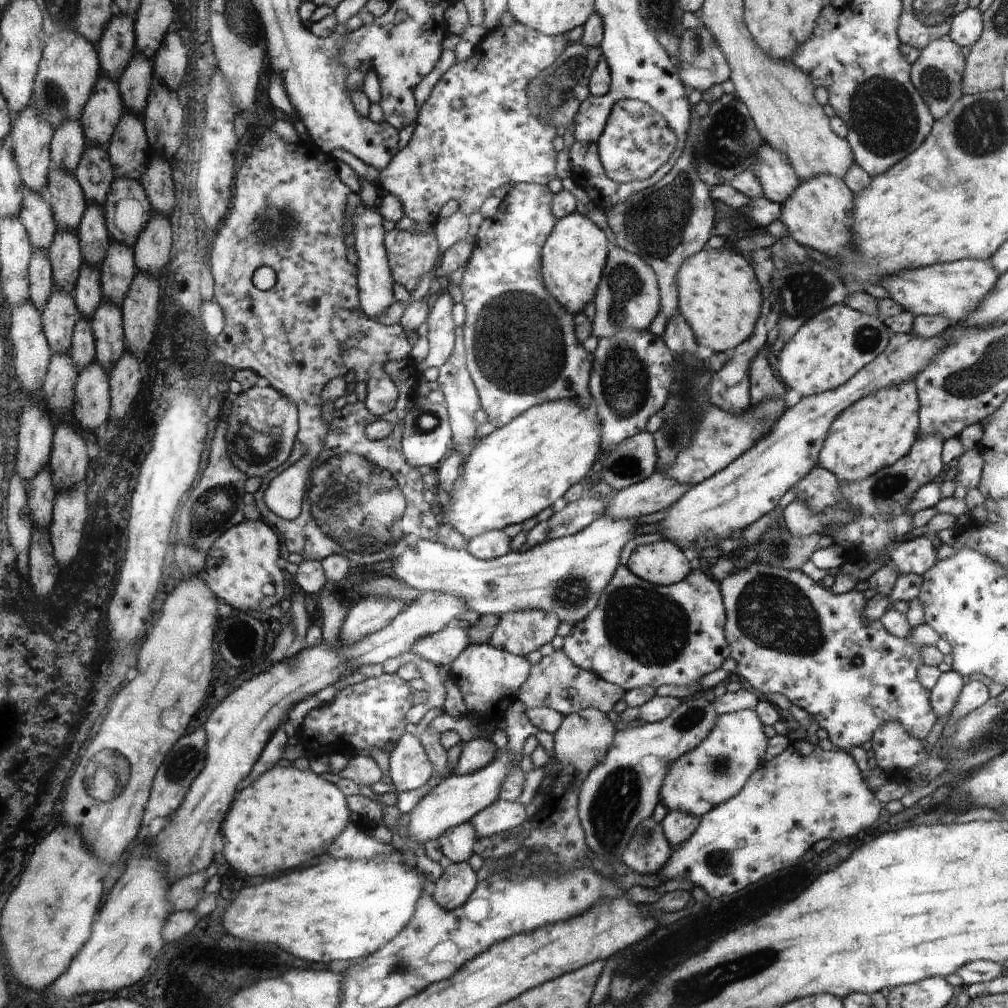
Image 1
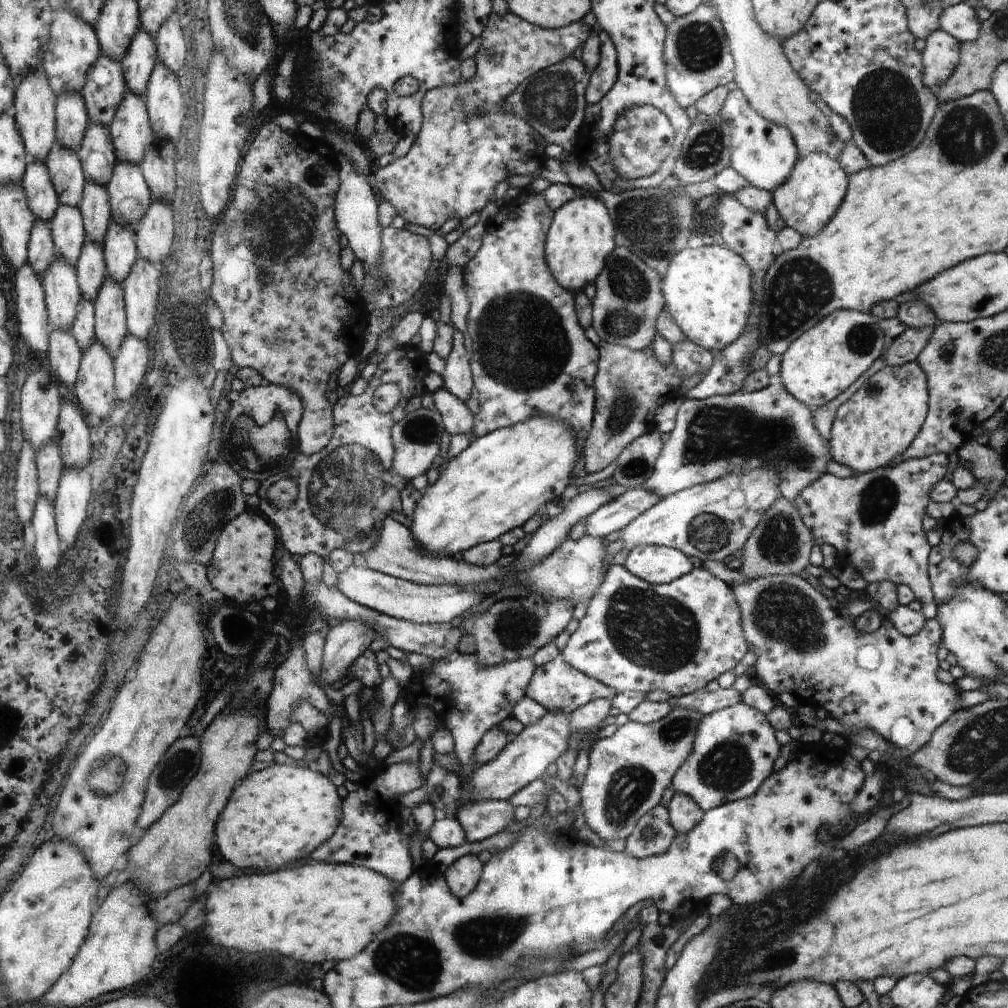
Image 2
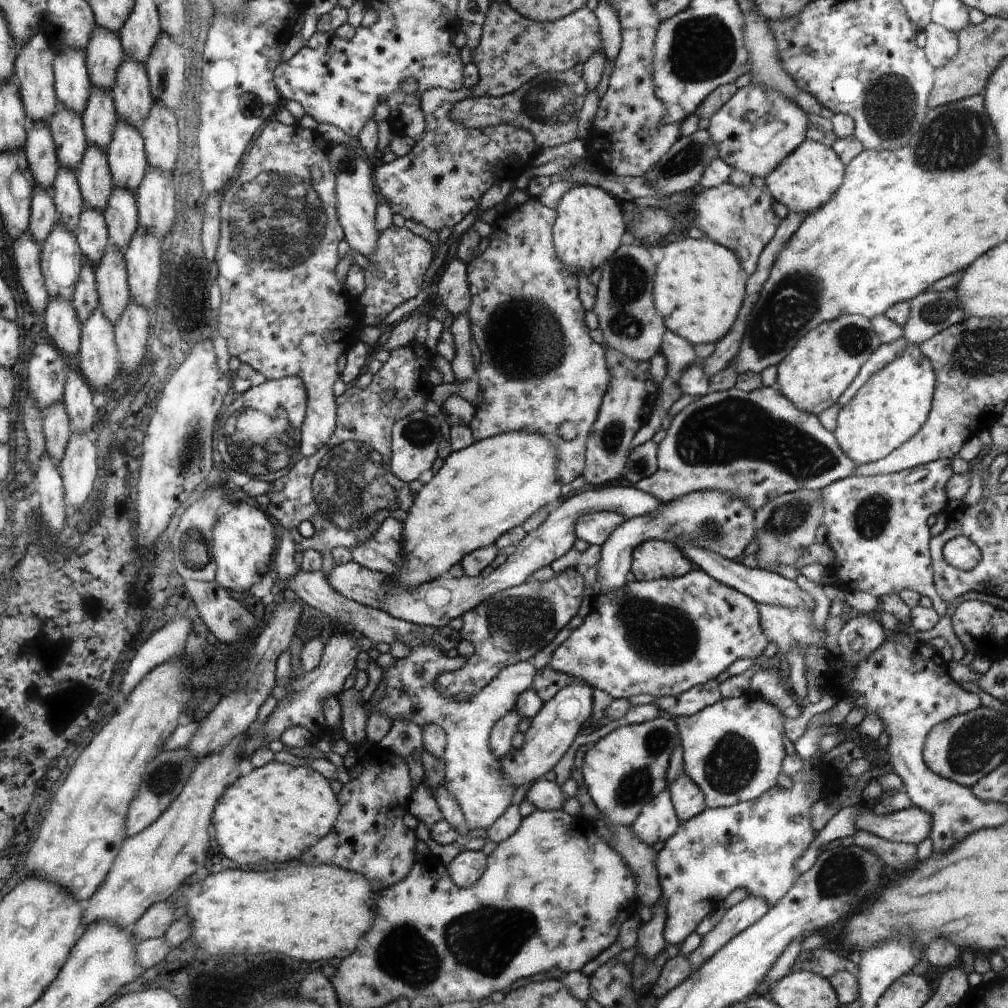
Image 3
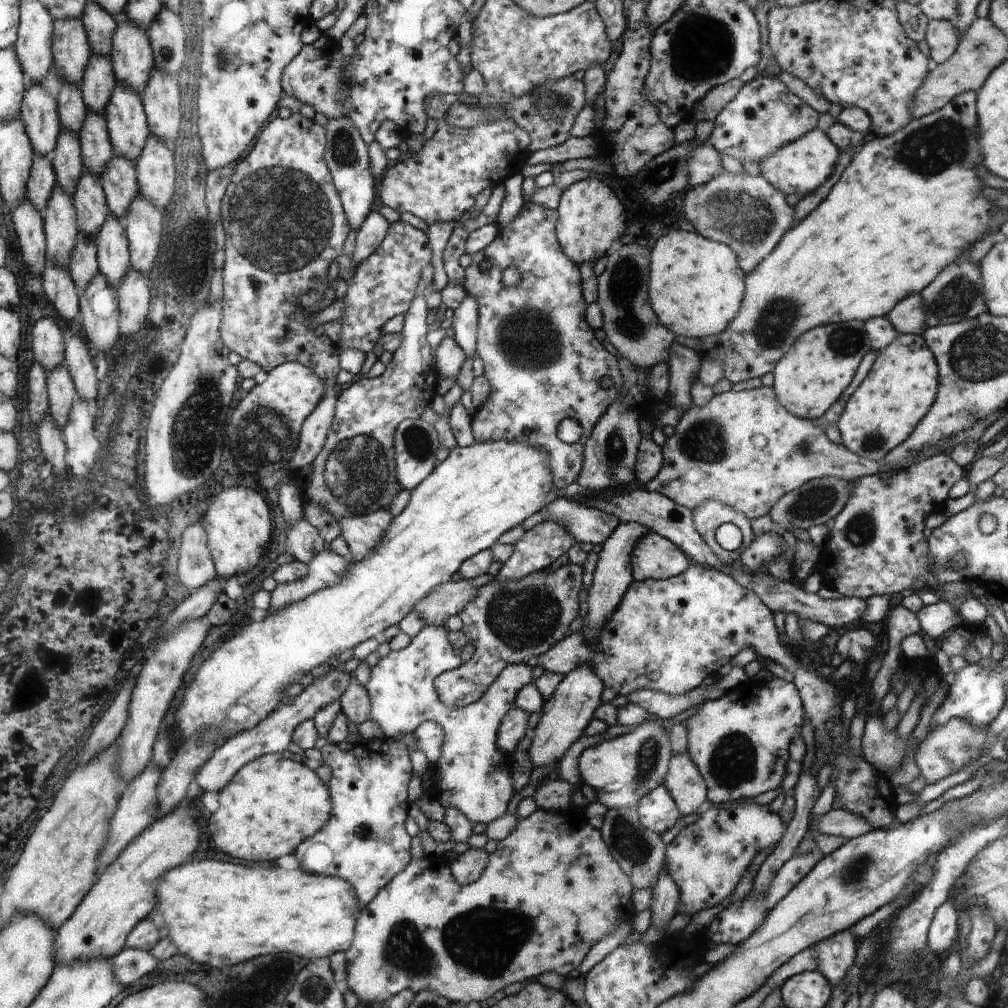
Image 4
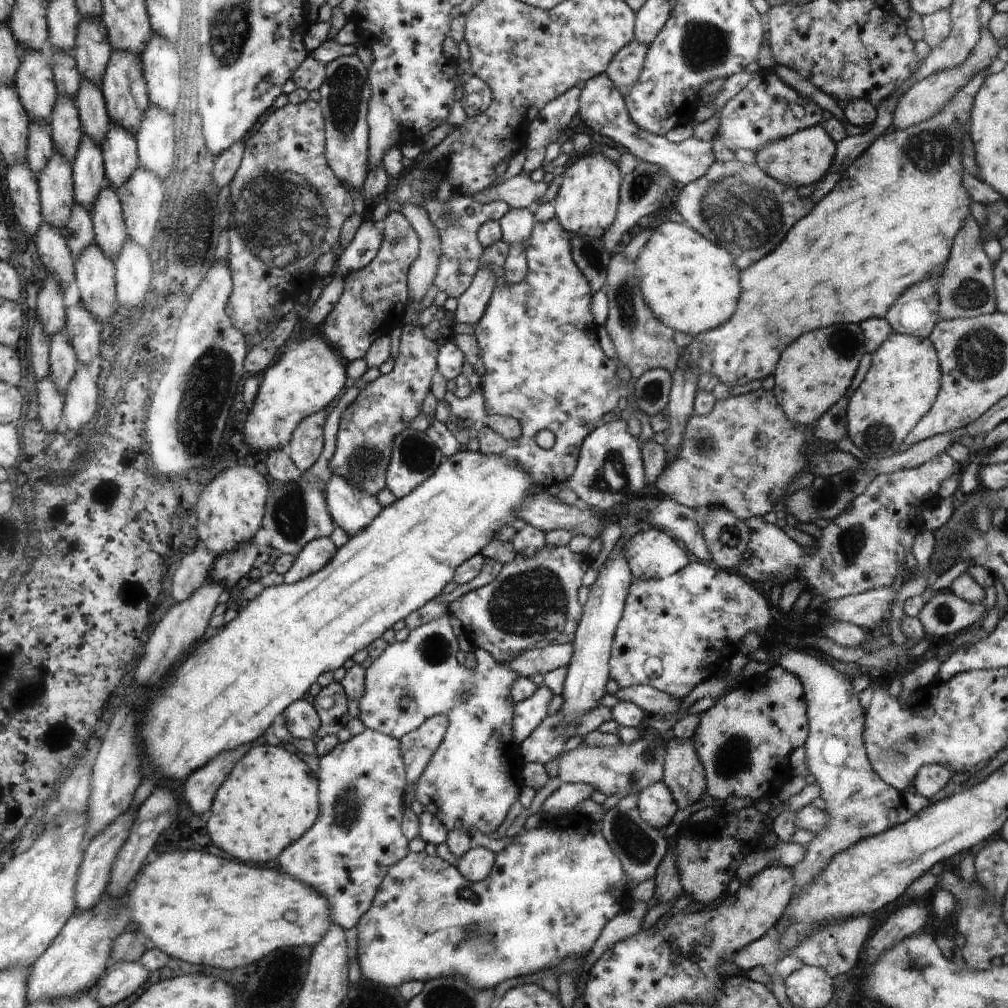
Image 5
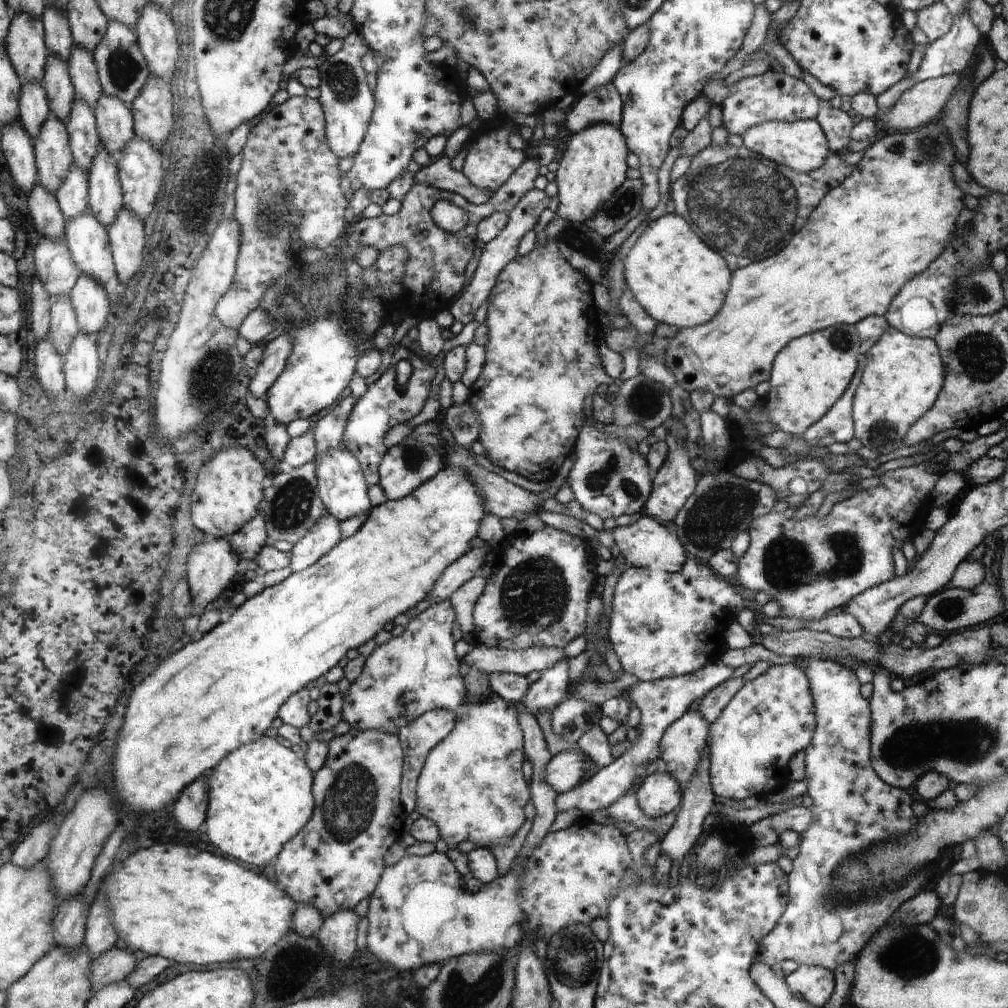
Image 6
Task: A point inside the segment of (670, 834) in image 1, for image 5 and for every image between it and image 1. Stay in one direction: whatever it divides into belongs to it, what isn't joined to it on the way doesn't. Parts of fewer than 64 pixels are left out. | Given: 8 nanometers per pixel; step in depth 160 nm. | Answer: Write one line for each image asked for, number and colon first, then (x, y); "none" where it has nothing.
2: (685, 814)
3: (686, 796)
4: (684, 780)
5: (683, 766)

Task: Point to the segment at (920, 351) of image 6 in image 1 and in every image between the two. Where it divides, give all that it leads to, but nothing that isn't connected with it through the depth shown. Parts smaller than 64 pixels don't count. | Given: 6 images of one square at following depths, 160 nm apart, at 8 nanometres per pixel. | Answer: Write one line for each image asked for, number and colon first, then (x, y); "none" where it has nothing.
1: (873, 433)
2: (873, 428)
3: (888, 410)
4: (901, 387)
5: (904, 378)

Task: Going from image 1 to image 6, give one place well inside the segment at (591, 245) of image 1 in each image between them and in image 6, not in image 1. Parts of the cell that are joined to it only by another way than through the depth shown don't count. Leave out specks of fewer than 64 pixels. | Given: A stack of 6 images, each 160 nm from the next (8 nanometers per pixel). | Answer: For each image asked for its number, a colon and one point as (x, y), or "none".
2: (582, 238)
3: (589, 225)
4: (590, 218)
5: (586, 204)
6: (593, 168)

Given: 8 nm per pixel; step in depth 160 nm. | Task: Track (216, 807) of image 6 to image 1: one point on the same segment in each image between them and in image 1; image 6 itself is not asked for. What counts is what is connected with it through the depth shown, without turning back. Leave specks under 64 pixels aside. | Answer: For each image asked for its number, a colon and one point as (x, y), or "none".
1: (286, 817)
2: (280, 814)
3: (275, 813)
4: (272, 805)
5: (271, 798)

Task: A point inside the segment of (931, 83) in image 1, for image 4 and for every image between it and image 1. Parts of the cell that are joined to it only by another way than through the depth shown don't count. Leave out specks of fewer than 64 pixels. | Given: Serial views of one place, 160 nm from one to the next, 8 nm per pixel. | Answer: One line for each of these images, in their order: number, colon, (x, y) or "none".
2: (940, 56)
3: (941, 47)
4: (941, 36)

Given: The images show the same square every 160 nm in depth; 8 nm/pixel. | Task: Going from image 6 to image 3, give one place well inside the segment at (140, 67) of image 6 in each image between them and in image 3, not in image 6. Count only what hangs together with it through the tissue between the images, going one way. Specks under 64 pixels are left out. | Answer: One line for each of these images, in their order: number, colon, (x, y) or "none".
3: (128, 162)
4: (127, 123)
5: (125, 90)

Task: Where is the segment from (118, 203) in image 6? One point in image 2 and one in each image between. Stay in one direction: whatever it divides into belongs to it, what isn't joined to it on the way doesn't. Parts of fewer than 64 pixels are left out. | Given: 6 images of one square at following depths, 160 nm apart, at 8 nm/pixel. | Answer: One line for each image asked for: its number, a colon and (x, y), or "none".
2: (111, 318)
3: (112, 281)
4: (113, 255)
5: (111, 235)

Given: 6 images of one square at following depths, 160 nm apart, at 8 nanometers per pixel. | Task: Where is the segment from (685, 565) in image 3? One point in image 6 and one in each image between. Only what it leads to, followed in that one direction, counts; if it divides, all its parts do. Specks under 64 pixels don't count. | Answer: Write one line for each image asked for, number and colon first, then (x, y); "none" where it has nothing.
4: (655, 557)
5: (652, 554)
6: (645, 543)

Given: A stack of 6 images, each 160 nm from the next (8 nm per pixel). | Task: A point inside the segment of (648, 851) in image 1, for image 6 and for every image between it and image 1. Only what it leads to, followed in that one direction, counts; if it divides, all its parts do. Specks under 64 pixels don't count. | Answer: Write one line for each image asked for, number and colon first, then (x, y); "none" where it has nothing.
2: (652, 835)
3: (657, 822)
4: (657, 811)
5: (656, 804)
6: (659, 793)

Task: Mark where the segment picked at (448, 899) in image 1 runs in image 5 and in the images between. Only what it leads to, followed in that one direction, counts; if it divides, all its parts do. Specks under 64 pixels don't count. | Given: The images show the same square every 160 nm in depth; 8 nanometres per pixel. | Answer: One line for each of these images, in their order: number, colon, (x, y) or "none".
2: (462, 876)
3: (468, 866)
4: (467, 867)
5: (475, 865)

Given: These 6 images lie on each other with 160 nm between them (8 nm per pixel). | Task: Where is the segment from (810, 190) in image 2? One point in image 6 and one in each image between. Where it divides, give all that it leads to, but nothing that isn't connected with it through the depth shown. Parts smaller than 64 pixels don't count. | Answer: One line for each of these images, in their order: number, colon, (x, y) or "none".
3: (807, 178)
4: (800, 167)
5: (804, 158)
6: (801, 145)

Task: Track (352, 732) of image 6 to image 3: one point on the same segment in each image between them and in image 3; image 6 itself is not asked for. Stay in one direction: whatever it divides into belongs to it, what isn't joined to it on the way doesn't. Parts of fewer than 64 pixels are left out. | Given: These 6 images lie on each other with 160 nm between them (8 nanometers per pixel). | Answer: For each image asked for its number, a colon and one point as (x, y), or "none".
3: (369, 838)
4: (365, 843)
5: (346, 855)

